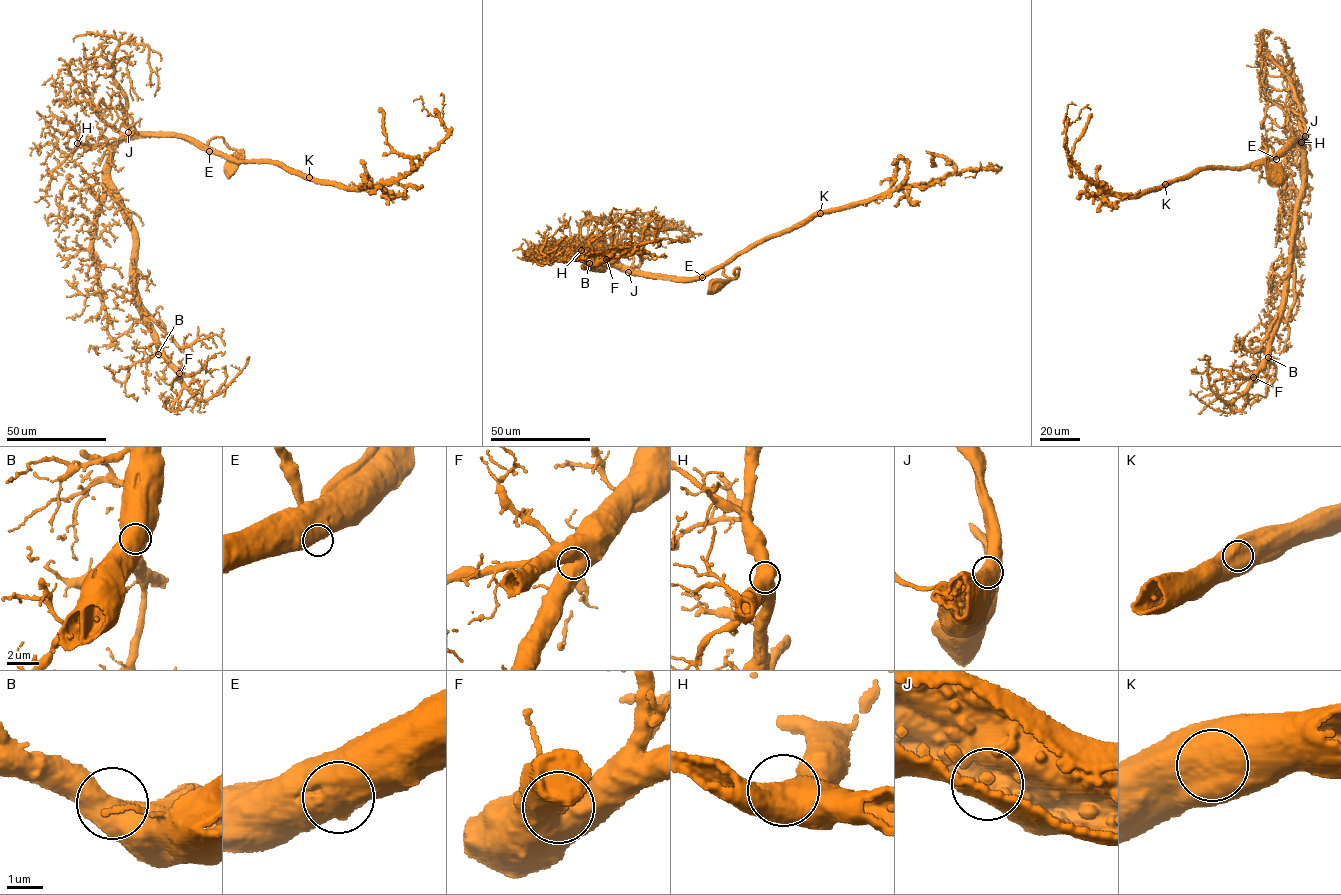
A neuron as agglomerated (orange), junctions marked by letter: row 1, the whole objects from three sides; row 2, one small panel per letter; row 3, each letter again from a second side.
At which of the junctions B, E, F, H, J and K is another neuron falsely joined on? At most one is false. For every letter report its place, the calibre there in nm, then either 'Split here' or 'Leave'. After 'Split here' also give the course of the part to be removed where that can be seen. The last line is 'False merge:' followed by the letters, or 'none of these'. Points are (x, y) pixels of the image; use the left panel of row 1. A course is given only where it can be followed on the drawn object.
B: Place: (158, 354). Thickness 850 nm. Leave
E: Place: (209, 151). Thickness 900 nm. Leave
F: Place: (179, 373). Thickness 900 nm. Leave
H: Place: (77, 143). Thickness 750 nm. Leave
J: Place: (128, 132). Thickness 850 nm. Leave
K: Place: (309, 177). Thickness 1450 nm. Leave
False merge: none of these

